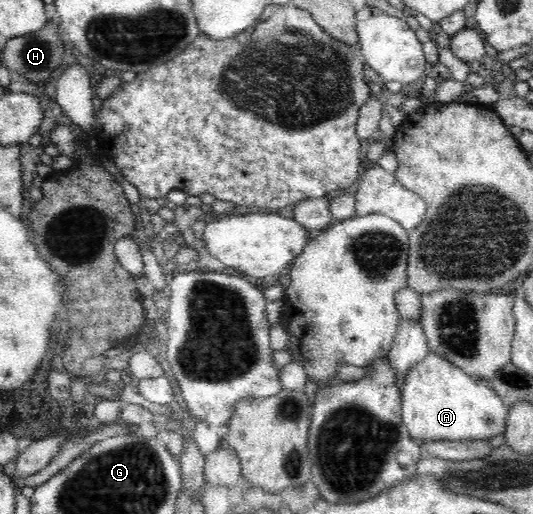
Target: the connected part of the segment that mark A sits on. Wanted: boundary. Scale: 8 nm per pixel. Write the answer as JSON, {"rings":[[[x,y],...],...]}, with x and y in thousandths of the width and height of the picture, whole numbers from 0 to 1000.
{"rings":[[[805,685],[769,714],[752,761],[758,825],[784,868],[801,858],[917,856],[947,840],[955,798],[904,741],[886,735],[837,696]]]}

